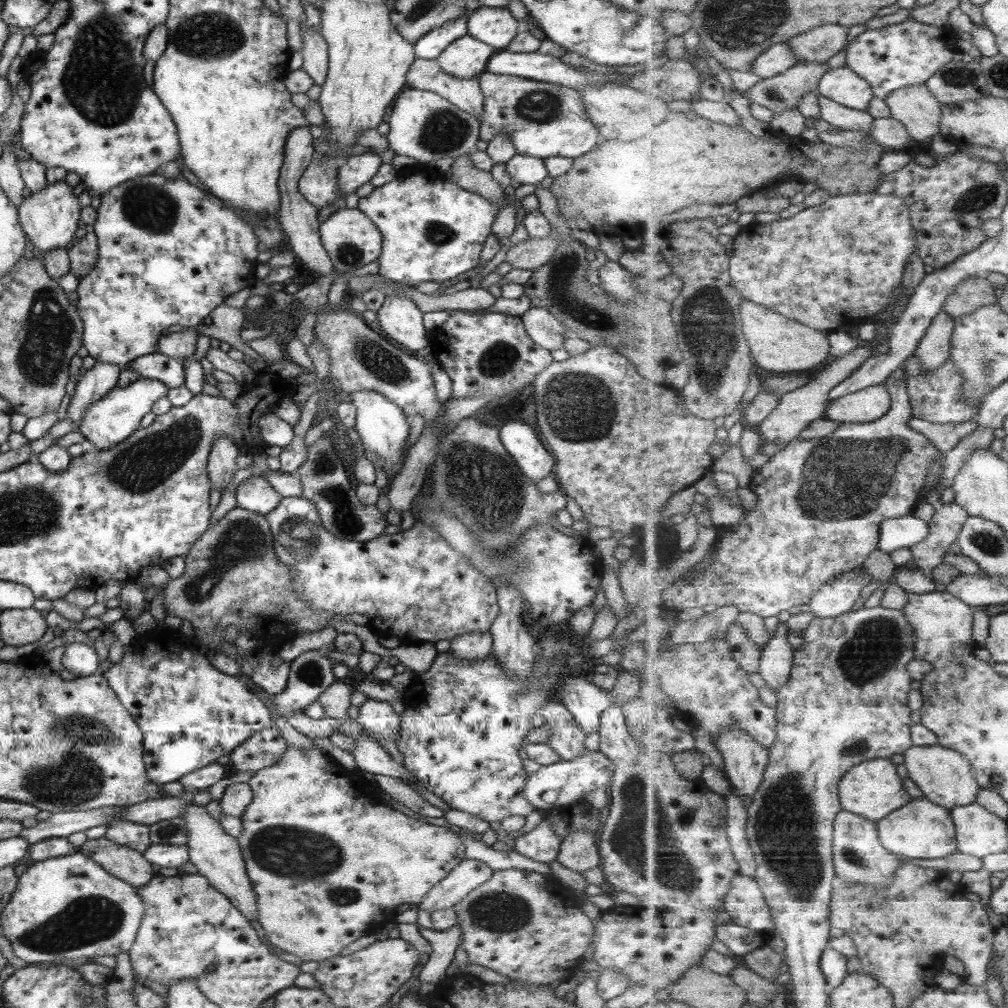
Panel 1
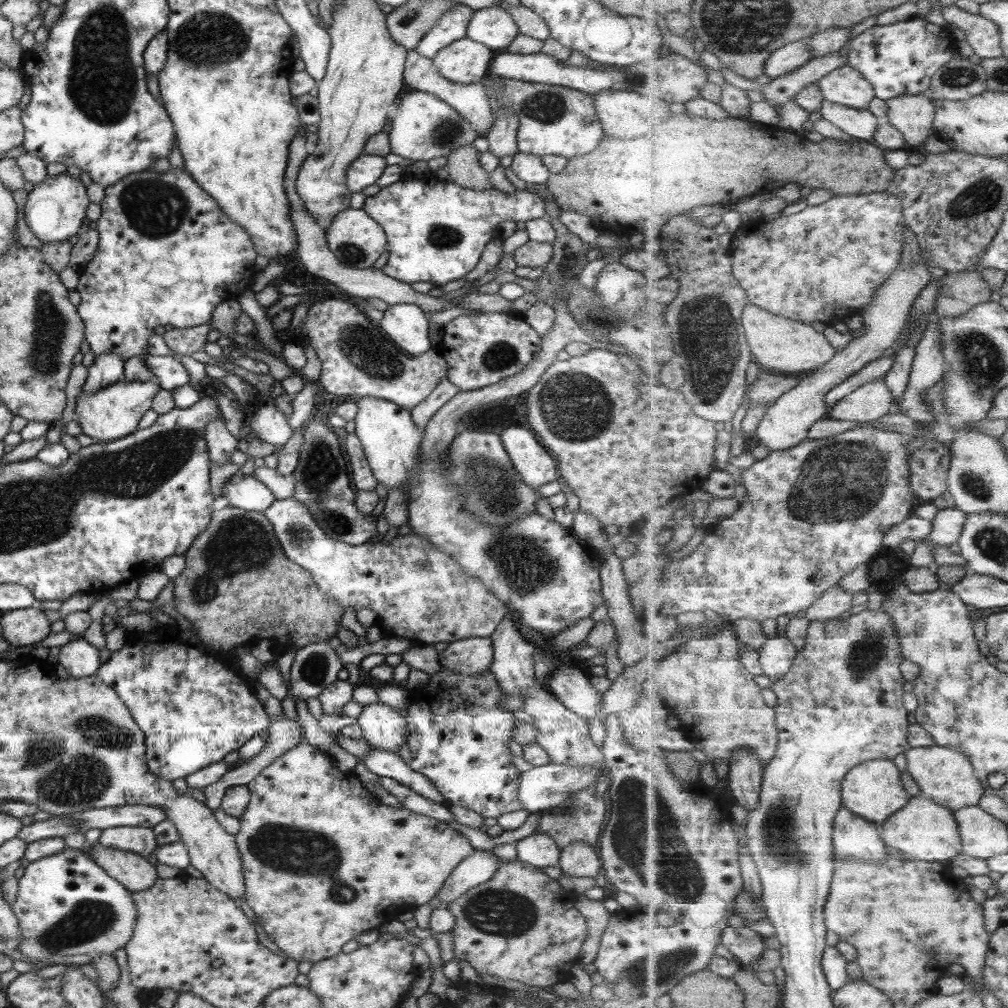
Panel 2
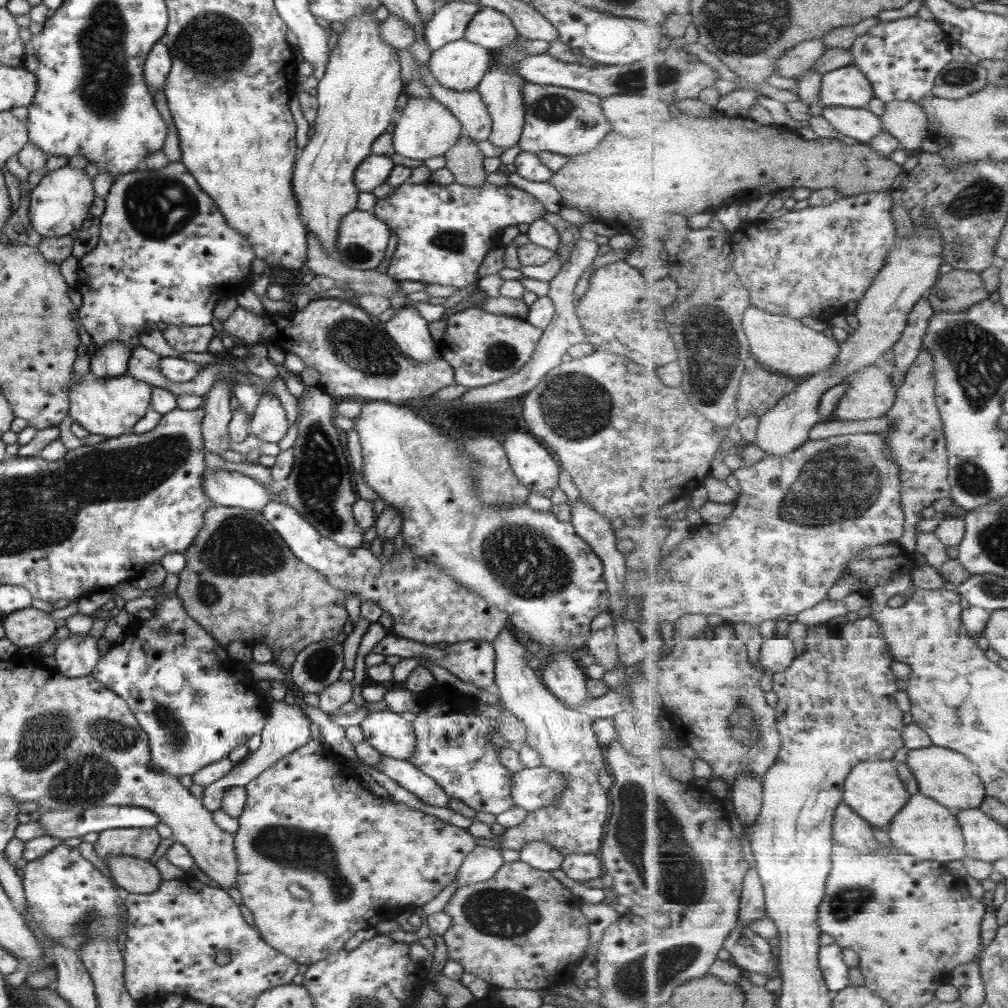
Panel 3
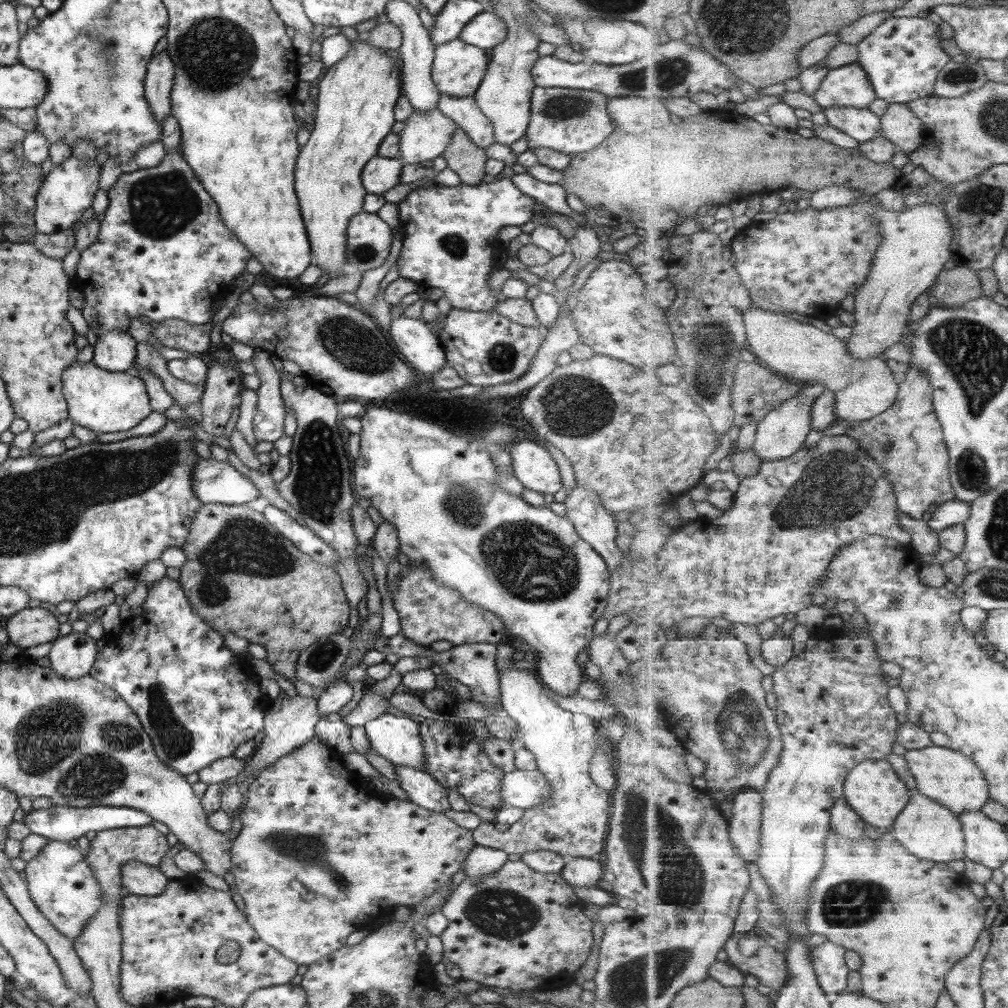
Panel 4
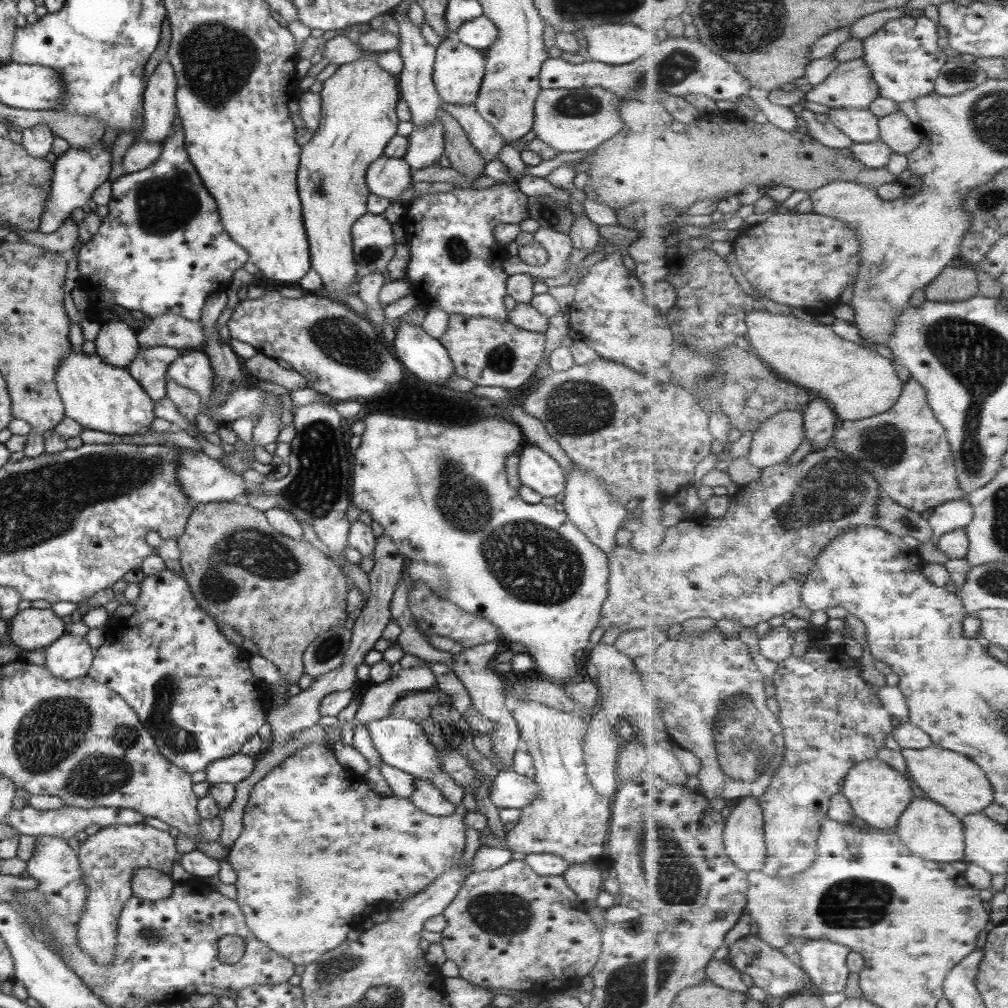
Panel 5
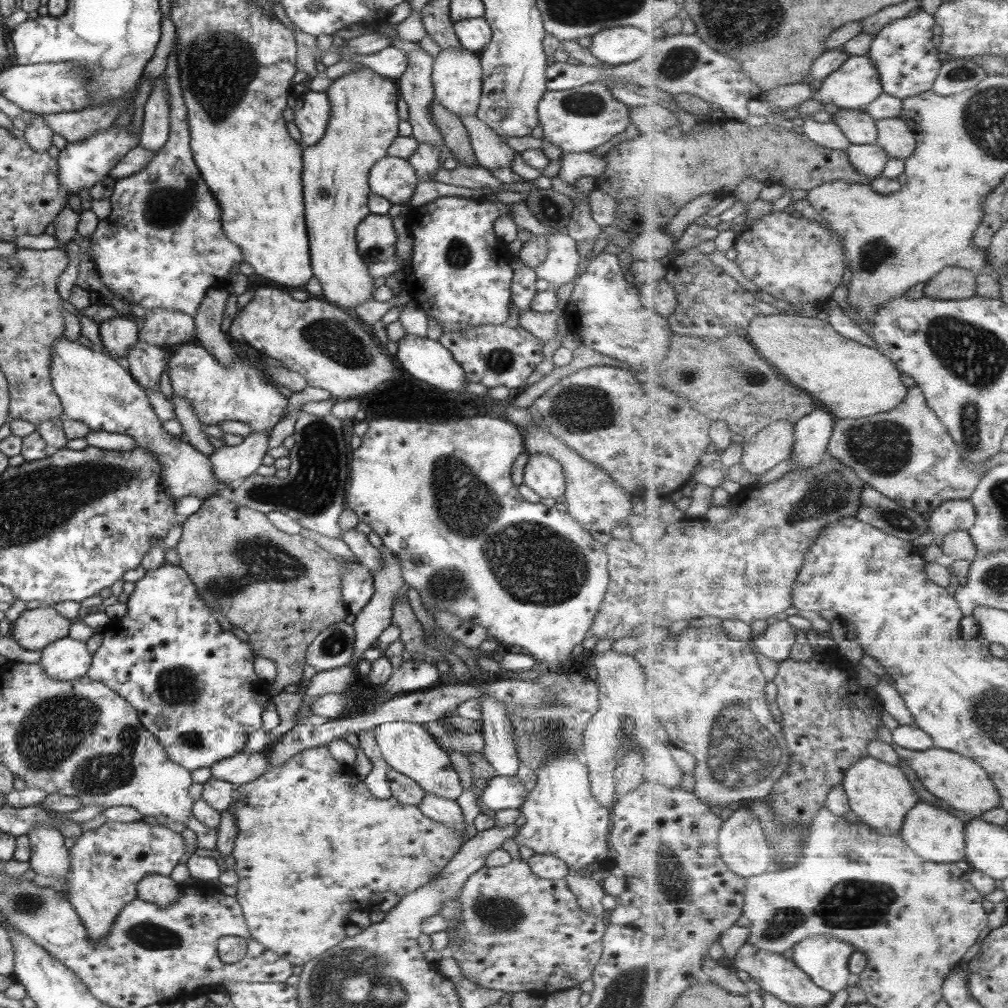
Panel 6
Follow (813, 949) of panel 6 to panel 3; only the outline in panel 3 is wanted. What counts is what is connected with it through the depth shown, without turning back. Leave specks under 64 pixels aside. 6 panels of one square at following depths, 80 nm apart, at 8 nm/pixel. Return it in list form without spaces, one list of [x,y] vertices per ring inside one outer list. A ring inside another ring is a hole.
[[[836,943],[823,946],[819,952],[820,968],[828,987],[839,992],[850,984],[850,967],[845,963],[843,948]]]

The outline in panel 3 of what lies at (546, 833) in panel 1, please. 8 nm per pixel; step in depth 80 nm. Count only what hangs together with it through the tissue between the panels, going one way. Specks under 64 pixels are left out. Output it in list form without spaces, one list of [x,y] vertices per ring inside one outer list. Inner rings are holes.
[[[531,841],[519,850],[519,861],[531,868],[543,872],[553,872],[559,869],[563,855],[543,841]]]

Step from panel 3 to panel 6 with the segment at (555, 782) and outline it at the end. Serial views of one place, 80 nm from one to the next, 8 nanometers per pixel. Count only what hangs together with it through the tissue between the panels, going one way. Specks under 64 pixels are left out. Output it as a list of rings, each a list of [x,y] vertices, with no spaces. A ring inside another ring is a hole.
[[[515,775],[497,776],[488,780],[481,793],[481,802],[494,811],[518,809],[526,799],[526,788]]]

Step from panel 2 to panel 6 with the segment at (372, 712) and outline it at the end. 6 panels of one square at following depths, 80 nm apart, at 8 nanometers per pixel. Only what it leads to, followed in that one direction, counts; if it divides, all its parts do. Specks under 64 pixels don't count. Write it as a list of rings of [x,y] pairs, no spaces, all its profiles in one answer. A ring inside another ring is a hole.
[[[384,722],[372,728],[374,737],[387,766],[417,782],[424,792],[453,800],[461,794],[459,777],[451,766],[445,751],[435,742],[423,725],[412,722]]]

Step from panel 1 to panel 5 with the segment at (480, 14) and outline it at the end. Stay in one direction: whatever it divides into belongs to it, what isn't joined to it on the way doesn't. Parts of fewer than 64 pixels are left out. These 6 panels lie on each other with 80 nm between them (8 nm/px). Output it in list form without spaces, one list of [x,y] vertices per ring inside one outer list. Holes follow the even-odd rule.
[[[481,15],[461,24],[454,37],[466,47],[484,51],[497,40],[497,35],[497,27]]]

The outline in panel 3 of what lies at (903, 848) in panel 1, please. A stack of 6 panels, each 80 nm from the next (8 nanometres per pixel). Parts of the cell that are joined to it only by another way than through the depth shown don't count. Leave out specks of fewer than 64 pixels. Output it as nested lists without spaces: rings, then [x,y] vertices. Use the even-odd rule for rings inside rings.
[[[921,792],[912,795],[885,830],[895,847],[923,860],[947,863],[967,856],[964,832],[955,811]]]

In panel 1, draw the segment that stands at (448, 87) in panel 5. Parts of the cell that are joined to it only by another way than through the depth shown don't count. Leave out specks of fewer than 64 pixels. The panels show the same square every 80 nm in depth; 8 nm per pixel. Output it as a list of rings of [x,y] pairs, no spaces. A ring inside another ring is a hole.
[[[465,33],[450,42],[435,62],[442,72],[453,78],[476,79],[485,73],[485,64],[496,50]]]

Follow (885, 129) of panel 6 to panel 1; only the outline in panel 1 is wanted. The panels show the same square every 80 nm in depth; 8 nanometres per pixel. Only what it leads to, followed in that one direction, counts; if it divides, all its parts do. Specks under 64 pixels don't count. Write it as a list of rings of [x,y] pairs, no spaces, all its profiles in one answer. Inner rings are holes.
[[[926,84],[900,88],[884,101],[890,106],[892,117],[907,127],[914,142],[925,142],[940,133],[943,104]]]

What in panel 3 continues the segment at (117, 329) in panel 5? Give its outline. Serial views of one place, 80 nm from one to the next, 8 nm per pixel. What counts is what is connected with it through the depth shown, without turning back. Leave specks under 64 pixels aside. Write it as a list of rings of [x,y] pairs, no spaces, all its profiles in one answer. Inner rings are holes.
[[[112,340],[101,348],[94,349],[89,361],[88,372],[96,378],[125,375],[130,352],[131,348]]]

